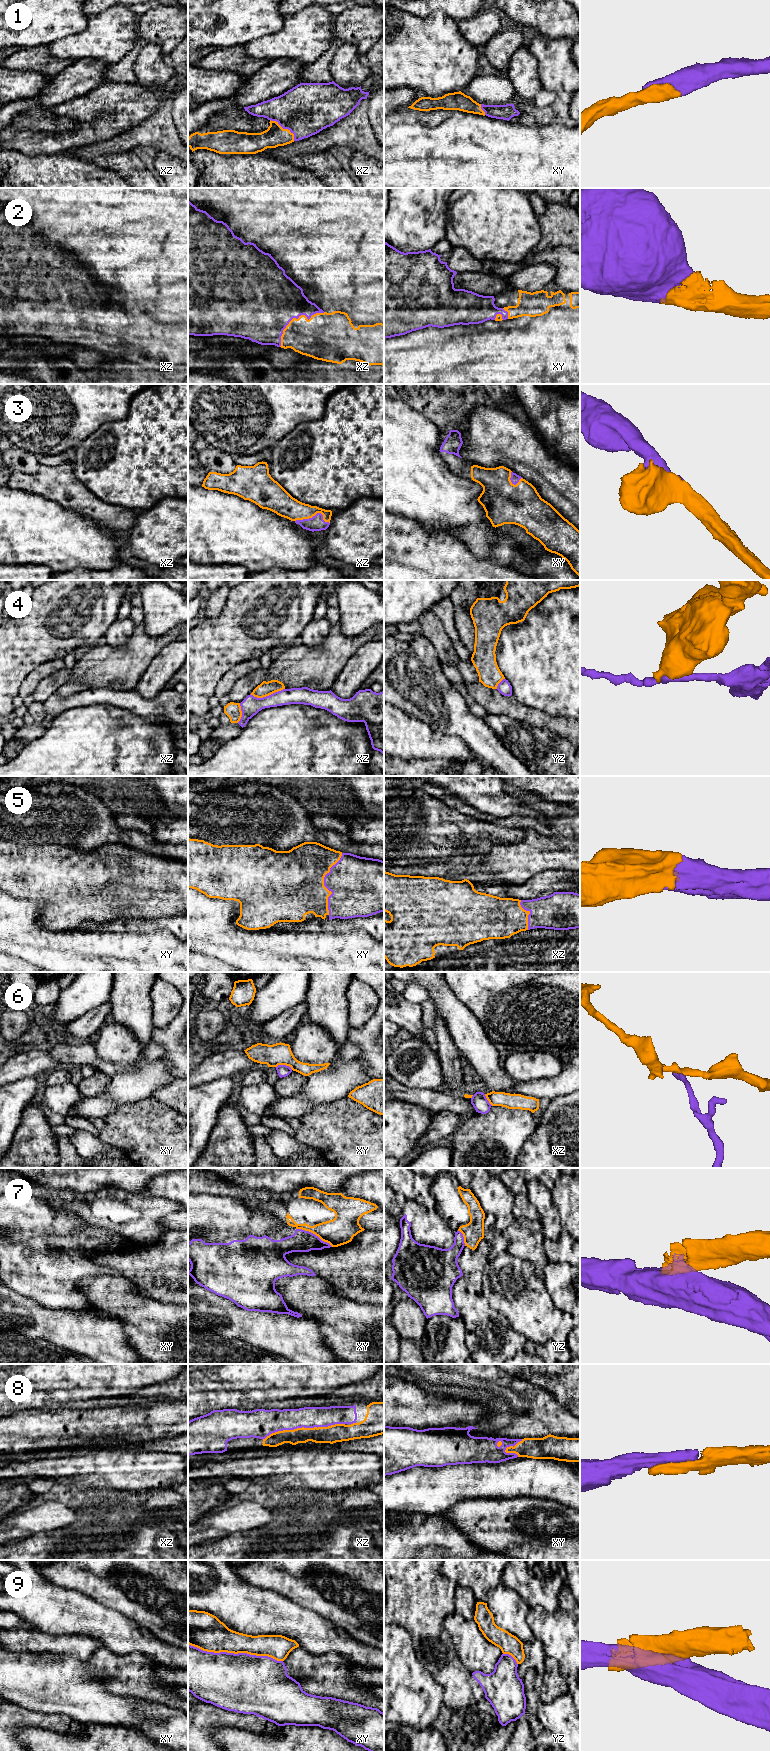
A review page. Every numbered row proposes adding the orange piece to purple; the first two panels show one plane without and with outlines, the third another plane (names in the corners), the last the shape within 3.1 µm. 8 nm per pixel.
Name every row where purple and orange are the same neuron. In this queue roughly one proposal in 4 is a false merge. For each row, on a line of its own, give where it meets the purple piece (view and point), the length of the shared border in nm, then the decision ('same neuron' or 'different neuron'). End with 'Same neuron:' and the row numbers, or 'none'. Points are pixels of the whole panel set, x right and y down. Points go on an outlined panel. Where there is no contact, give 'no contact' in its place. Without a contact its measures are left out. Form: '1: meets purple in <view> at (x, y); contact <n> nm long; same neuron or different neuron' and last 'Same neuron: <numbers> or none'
1: meets purple in xz at (285, 128); contact 260 nm long; same neuron
2: meets purple in xz at (294, 317); contact 460 nm long; same neuron
3: meets purple in xz at (314, 516); contact 280 nm long; same neuron
4: meets purple in xz at (267, 696); contact 280 nm long; different neuron
5: meets purple in xy at (324, 884); contact 500 nm long; same neuron
6: meets purple in xy at (284, 1065); contact 140 nm long; different neuron
7: meets purple in xy at (314, 1234); contact 320 nm long; different neuron
8: meets purple in xz at (303, 1426); contact 700 nm long; same neuron
9: meets purple in xy at (235, 1654); contact 750 nm long; different neuron
Same neuron: 1, 2, 3, 5, 8

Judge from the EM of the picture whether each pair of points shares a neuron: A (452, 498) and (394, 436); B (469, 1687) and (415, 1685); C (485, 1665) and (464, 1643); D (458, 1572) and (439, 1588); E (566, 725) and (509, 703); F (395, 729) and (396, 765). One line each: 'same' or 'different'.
A: same
B: different
C: same
D: different
E: same
F: different

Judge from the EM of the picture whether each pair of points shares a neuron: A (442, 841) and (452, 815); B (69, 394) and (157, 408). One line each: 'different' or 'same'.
A: same
B: different

